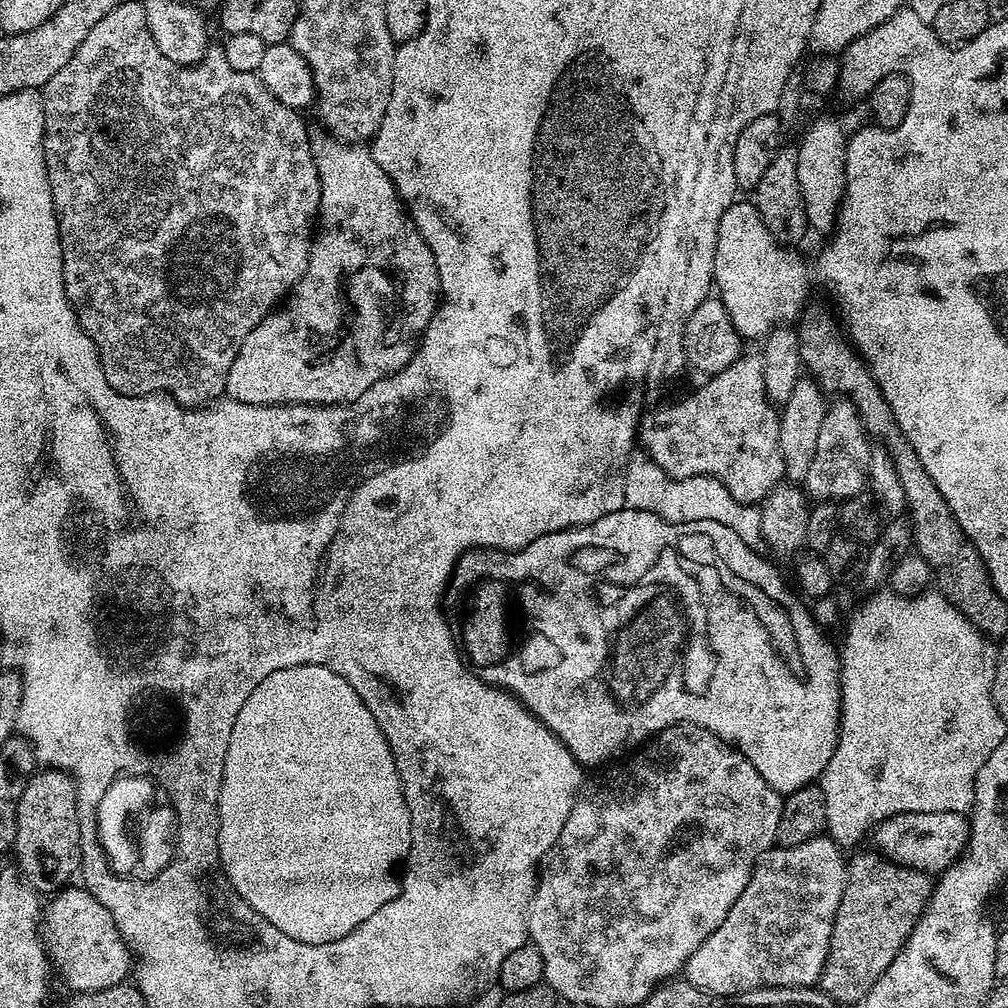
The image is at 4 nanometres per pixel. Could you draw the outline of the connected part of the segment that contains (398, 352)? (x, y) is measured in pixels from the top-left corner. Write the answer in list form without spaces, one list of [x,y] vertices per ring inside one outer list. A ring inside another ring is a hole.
[[[313,131],[312,156],[316,159],[316,169],[320,179],[320,211],[318,213],[318,231],[312,241],[312,253],[308,259],[308,269],[302,274],[296,287],[288,293],[286,302],[281,303],[259,326],[246,334],[246,338],[236,349],[234,366],[230,366],[226,396],[229,400],[246,402],[247,404],[347,404],[357,400],[364,392],[375,388],[380,380],[387,376],[393,376],[401,372],[410,362],[416,345],[420,343],[426,326],[432,321],[432,315],[436,312],[437,304],[441,303],[440,279],[438,278],[438,266],[434,262],[434,254],[430,246],[422,238],[422,234],[416,229],[415,222],[403,200],[396,193],[396,187],[391,178],[374,162],[371,151],[363,143],[345,142],[327,131]]]

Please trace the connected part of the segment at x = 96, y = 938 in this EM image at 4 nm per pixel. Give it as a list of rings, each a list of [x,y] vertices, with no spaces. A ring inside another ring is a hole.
[[[64,886],[47,901],[42,912],[42,935],[51,967],[60,971],[65,982],[72,987],[73,993],[97,992],[110,986],[118,986],[129,979],[134,968],[134,957],[128,944],[122,938],[114,918],[110,918],[110,910],[94,894],[90,894],[83,886]]]

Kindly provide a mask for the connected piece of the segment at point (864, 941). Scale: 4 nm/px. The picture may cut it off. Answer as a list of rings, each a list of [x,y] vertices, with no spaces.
[[[857,851],[856,857],[847,861],[848,881],[842,894],[842,902],[838,902],[838,914],[834,918],[834,930],[830,950],[826,958],[826,966],[818,981],[821,992],[840,1001],[841,1005],[859,1005],[868,996],[868,991],[882,978],[882,974],[894,962],[894,958],[916,928],[916,923],[924,914],[928,901],[932,898],[934,880],[927,872],[919,872],[896,864],[887,856],[875,851]]]

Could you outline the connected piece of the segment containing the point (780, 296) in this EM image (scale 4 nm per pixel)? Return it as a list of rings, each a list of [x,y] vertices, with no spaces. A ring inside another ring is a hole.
[[[734,202],[722,214],[722,222],[718,222],[716,235],[716,253],[714,254],[714,270],[712,279],[719,300],[724,303],[725,314],[729,322],[737,329],[741,337],[759,336],[764,338],[777,326],[788,326],[792,319],[805,311],[808,300],[808,268],[800,261],[800,256],[791,247],[775,240],[766,230],[762,218],[758,214],[755,203],[740,204]]]

